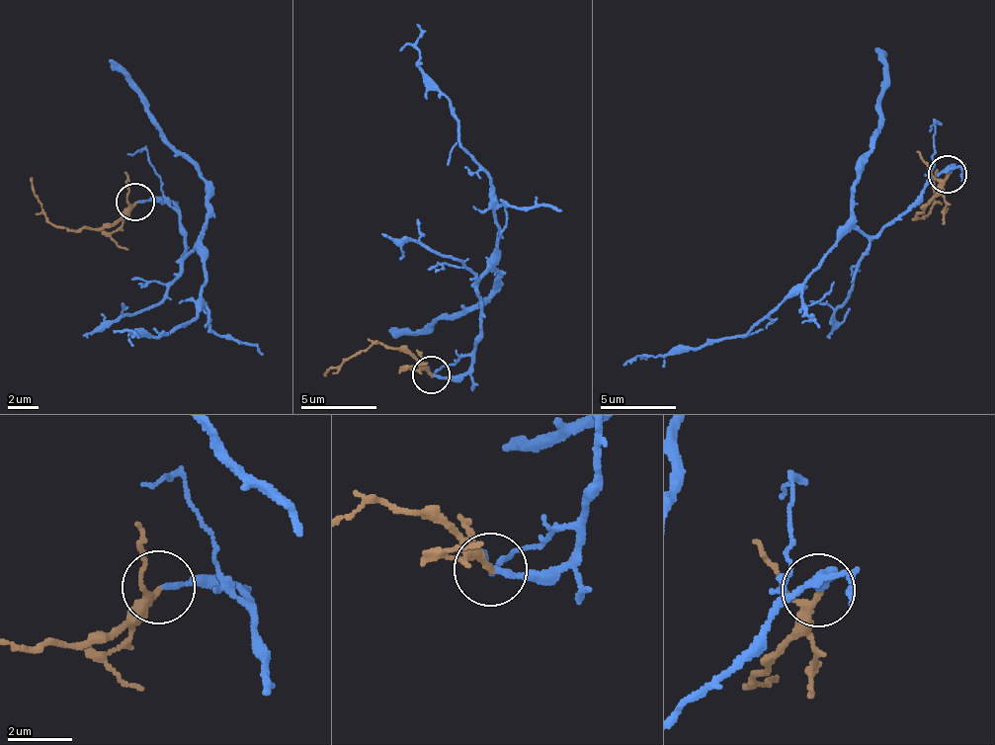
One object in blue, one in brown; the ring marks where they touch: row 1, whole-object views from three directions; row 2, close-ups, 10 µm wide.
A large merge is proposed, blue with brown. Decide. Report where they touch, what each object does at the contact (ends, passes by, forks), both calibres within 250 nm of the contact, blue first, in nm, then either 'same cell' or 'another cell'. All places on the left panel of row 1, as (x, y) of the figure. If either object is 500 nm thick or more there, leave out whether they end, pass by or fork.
at (135, 202); blue ends there; brown passes by; 170 nm thick on the blue side, 170 nm on the other; same cell

